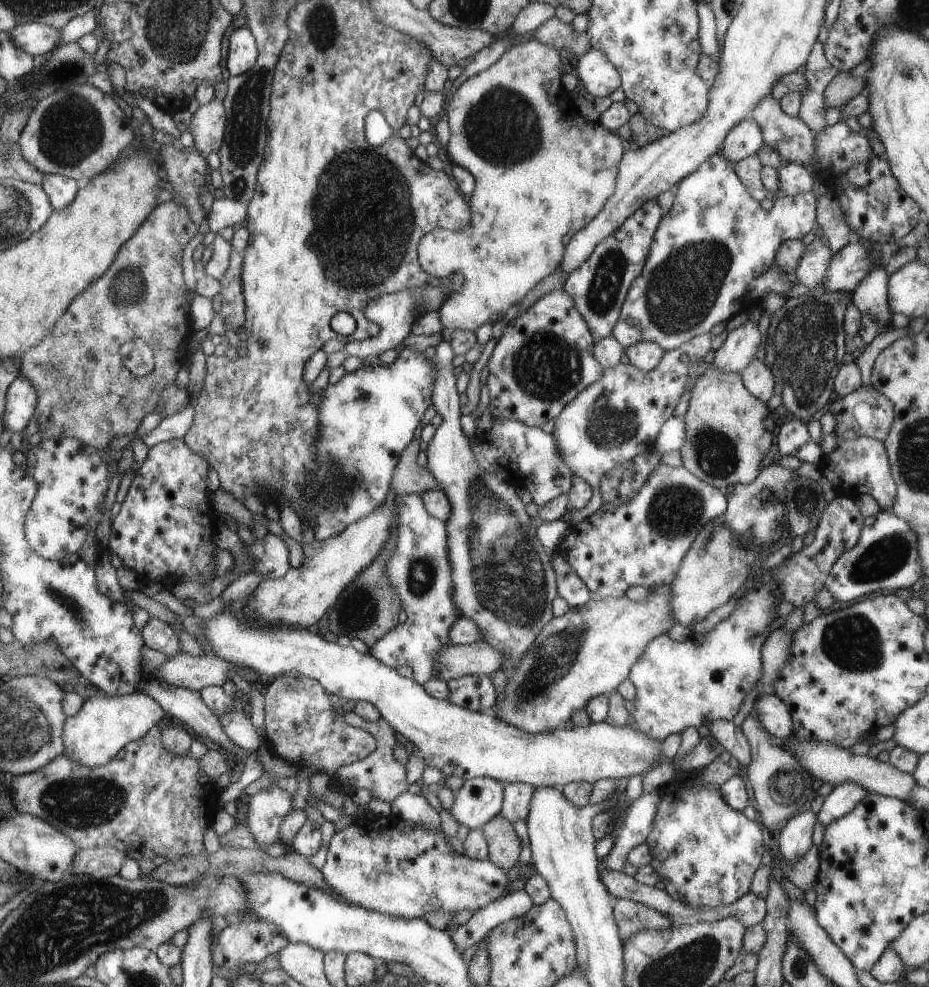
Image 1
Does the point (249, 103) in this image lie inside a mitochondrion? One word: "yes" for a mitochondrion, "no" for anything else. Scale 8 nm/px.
yes

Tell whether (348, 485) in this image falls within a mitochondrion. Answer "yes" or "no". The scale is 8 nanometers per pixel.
no

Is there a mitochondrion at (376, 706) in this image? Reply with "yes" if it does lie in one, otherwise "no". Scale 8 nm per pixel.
no

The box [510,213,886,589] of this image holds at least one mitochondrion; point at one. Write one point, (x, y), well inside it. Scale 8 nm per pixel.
(681, 290)

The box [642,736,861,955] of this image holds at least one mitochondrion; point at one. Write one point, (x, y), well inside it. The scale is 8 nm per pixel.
(787, 785)

